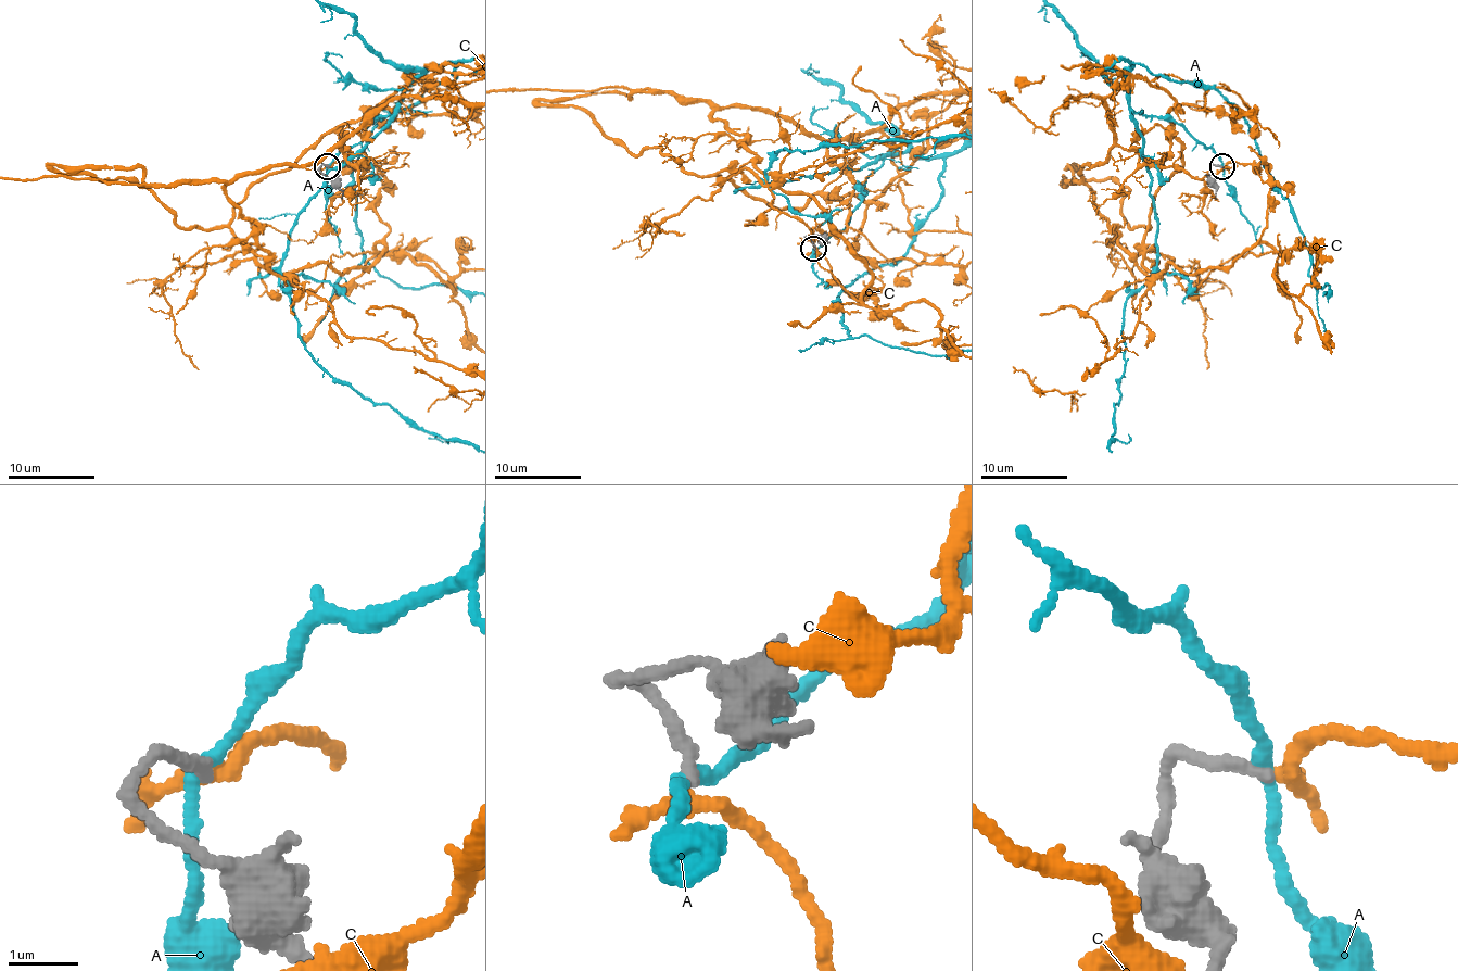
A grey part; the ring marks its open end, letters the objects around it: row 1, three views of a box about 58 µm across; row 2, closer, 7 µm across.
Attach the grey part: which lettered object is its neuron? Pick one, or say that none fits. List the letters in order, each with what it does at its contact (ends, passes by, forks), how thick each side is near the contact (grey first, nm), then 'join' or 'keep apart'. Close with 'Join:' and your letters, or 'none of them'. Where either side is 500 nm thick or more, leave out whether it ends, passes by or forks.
A: it passes by; calibres 190 and 180 nm; keep apart
C: it passes by; calibres 180 and 220 nm; join
Join: C

